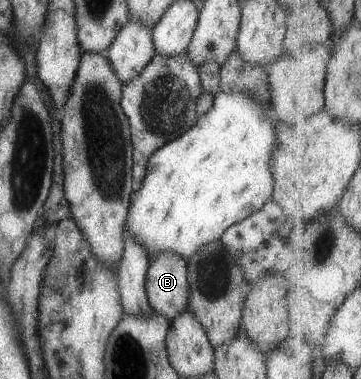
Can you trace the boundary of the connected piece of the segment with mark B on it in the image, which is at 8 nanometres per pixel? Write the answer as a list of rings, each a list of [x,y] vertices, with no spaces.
[[[155,255],[145,277],[149,305],[172,322],[187,309],[189,301],[188,261],[181,255]]]

